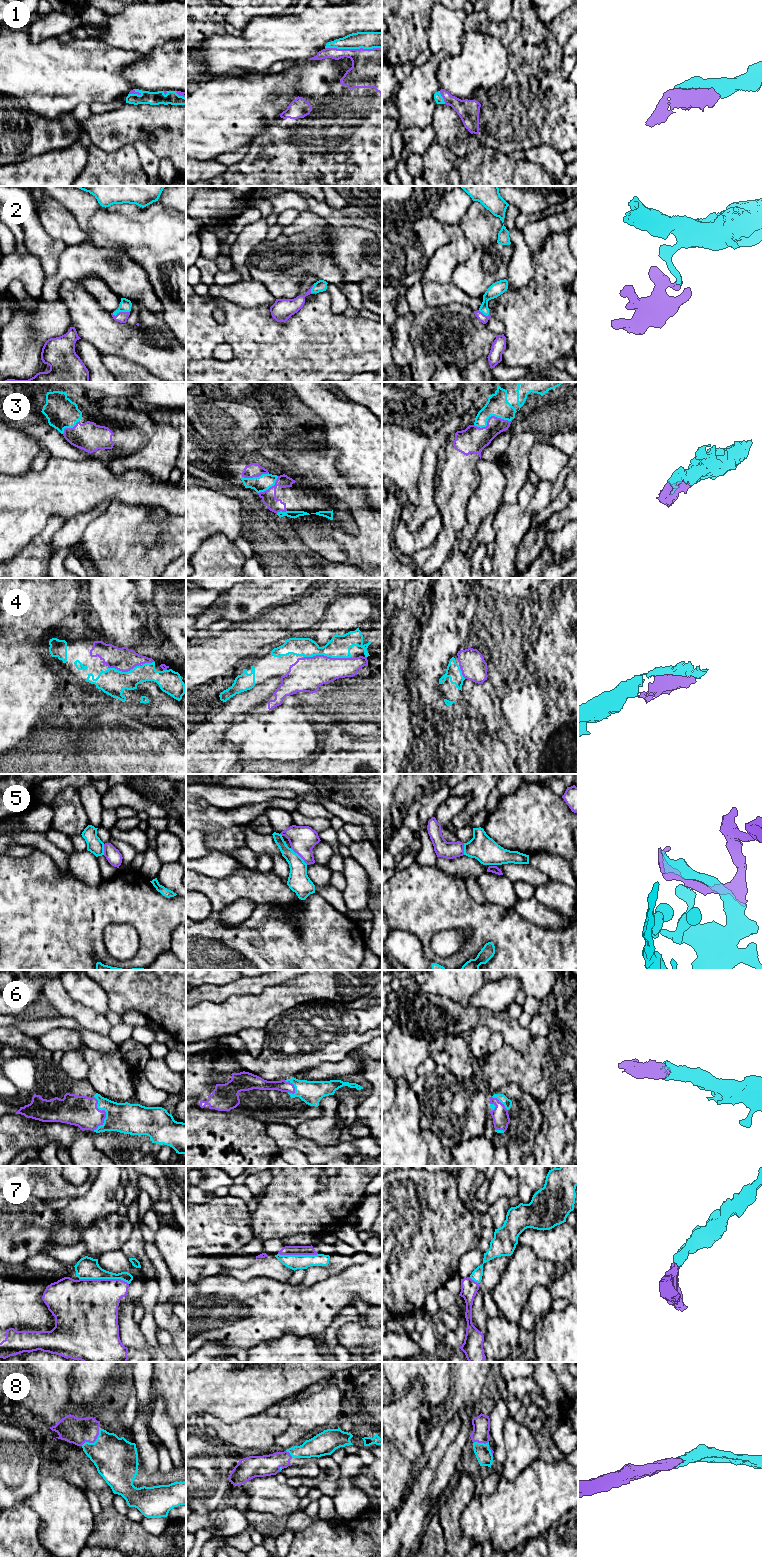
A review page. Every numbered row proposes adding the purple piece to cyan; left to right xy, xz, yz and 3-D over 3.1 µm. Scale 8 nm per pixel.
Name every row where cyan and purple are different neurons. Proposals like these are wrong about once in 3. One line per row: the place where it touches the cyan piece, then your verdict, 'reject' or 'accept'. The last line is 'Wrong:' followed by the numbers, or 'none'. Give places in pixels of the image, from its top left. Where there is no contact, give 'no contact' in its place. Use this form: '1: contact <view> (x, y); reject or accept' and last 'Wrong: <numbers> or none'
1: contact xz (353, 48); accept
2: contact xy (120, 311); accept
3: contact yz (491, 415); accept
4: contact xz (327, 656); accept
5: contact xz (299, 856); accept
6: contact xy (105, 1111); accept
7: contact xy (104, 1278); accept
8: contact xy (94, 1442); accept
Wrong: none

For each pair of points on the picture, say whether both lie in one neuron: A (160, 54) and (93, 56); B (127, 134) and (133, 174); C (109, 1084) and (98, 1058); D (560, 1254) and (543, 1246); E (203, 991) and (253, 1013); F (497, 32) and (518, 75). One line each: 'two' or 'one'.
A: two
B: two
C: one
D: one
E: two
F: one

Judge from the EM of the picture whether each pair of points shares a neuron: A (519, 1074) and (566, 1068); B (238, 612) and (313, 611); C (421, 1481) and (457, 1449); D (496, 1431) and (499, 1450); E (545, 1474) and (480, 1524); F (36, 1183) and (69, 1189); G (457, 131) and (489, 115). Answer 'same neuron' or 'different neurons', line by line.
A: same neuron
B: different neurons
C: different neurons
D: same neuron
E: same neuron
F: same neuron
G: different neurons

